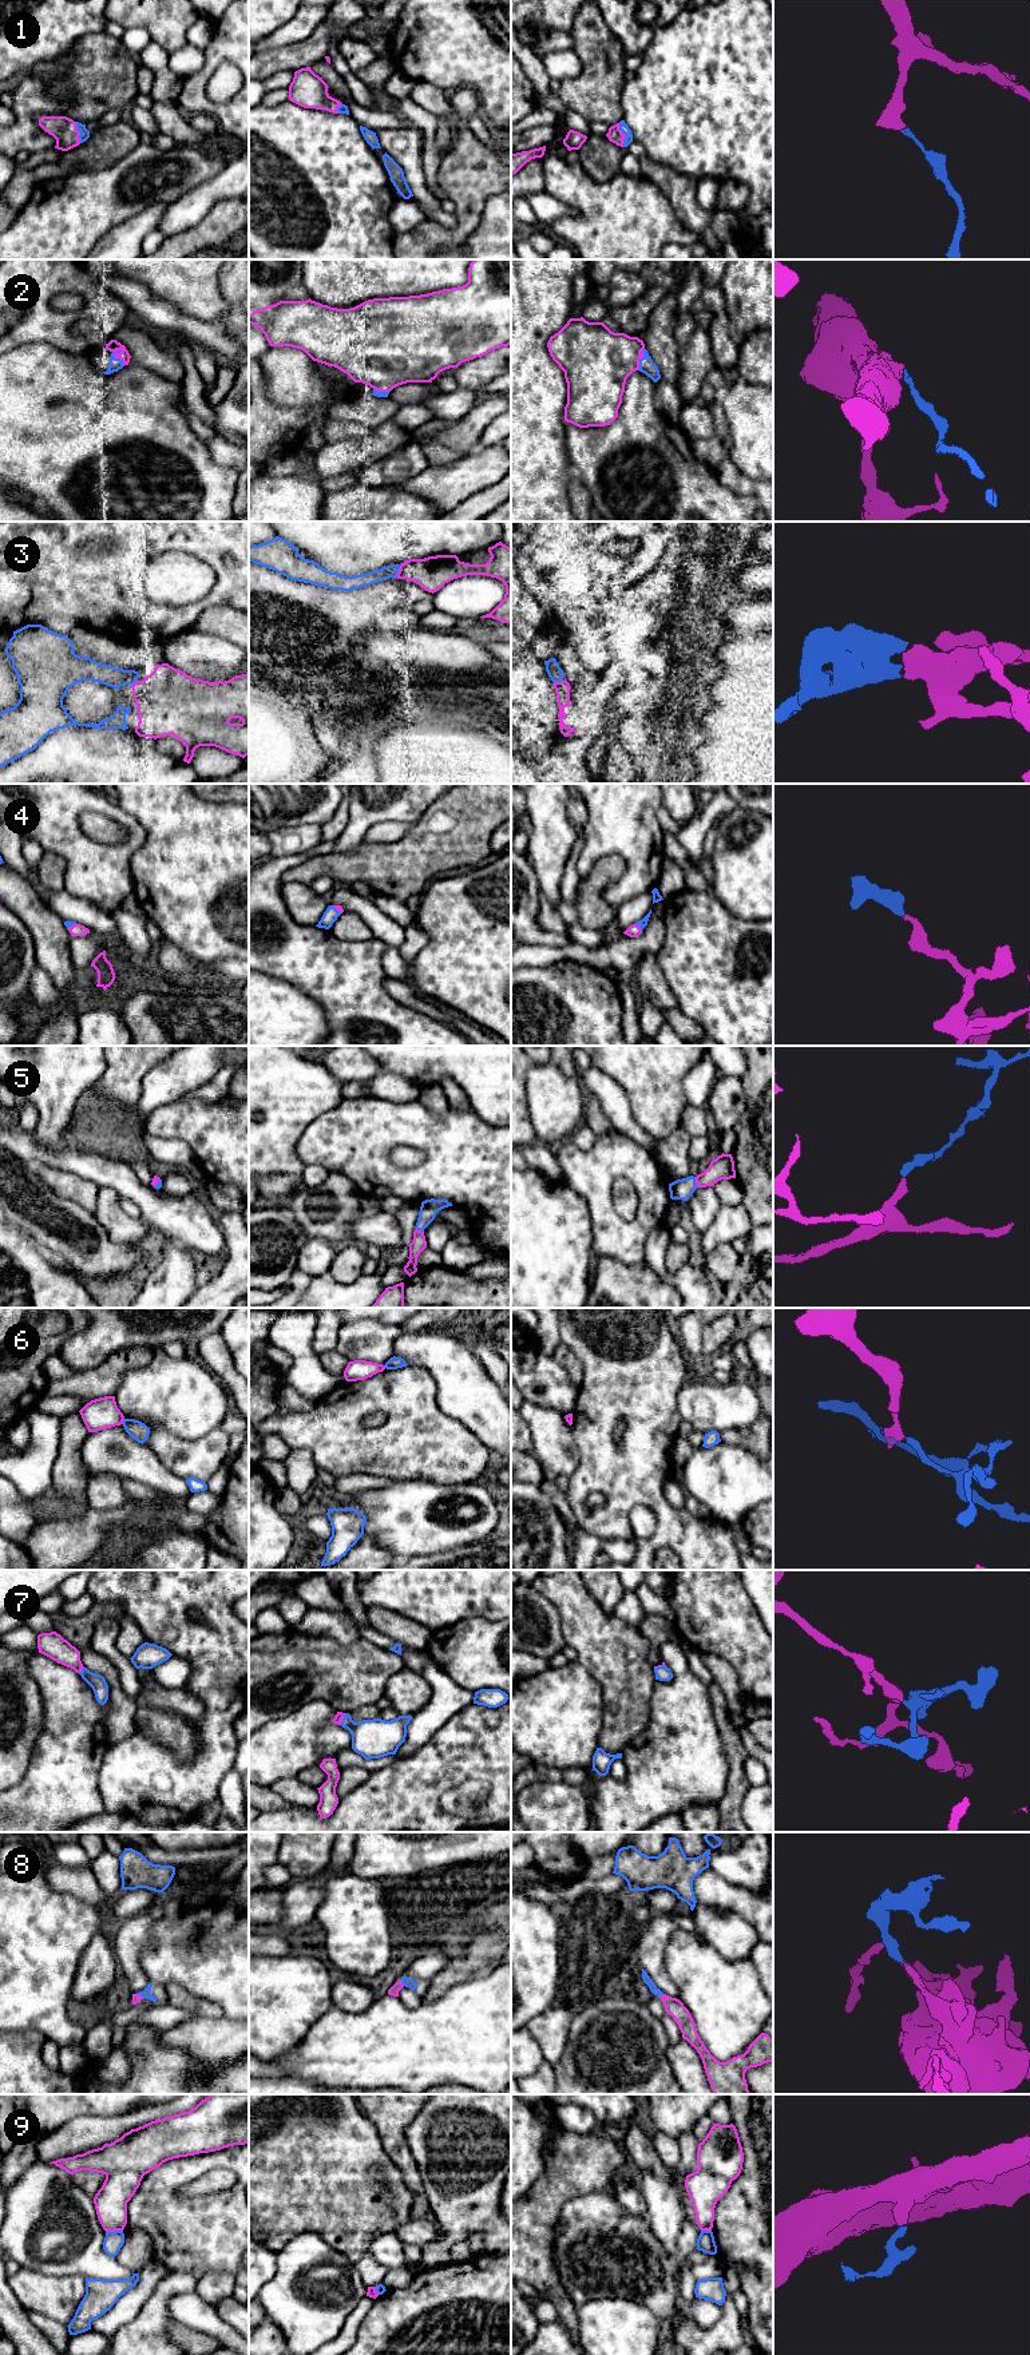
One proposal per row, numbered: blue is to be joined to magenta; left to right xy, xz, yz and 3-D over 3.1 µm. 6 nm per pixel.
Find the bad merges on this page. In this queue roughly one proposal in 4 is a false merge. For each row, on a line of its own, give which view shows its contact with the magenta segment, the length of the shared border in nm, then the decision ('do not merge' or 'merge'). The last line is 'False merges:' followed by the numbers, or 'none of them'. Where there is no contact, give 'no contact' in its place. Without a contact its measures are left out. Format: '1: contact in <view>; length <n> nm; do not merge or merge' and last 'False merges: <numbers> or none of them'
1: contact in yz; length 150 nm; merge
2: contact in xy; length 120 nm; merge
3: contact in xz; length 90 nm; merge
4: contact in yz; length 60 nm; merge
5: contact in yz; length 70 nm; merge
6: contact in xy; length 40 nm; do not merge
7: contact in xy; length 50 nm; merge
8: contact in xz; length 40 nm; merge
9: contact in xy; length 110 nm; do not merge
False merges: 6, 9

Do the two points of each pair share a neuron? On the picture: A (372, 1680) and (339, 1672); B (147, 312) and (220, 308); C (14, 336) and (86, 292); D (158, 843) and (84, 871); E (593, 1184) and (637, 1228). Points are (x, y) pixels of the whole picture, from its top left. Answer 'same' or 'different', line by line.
A: same
B: different
C: same
D: different
E: same

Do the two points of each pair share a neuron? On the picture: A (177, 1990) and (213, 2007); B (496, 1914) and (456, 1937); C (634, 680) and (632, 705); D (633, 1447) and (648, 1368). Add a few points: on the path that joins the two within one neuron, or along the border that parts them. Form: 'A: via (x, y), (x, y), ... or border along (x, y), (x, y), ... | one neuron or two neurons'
A: via (186, 1999), (203, 2007) | one neuron
B: via (487, 1918), (472, 1925), (466, 1931) | one neuron
C: via (634, 686), (633, 698) | one neuron
D: via (648, 1427), (648, 1388) | one neuron

